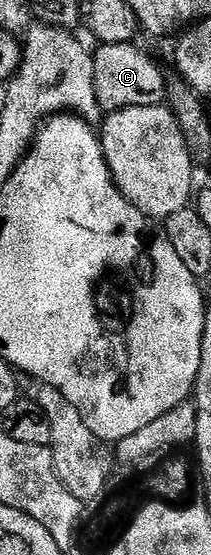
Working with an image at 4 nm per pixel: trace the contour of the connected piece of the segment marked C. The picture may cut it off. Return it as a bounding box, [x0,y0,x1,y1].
[93,43,167,114]

